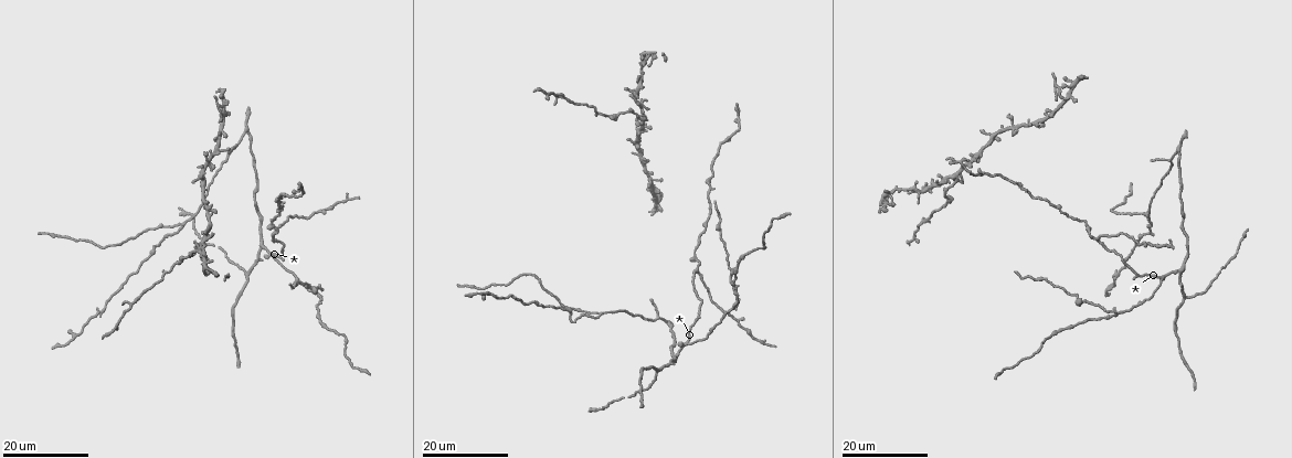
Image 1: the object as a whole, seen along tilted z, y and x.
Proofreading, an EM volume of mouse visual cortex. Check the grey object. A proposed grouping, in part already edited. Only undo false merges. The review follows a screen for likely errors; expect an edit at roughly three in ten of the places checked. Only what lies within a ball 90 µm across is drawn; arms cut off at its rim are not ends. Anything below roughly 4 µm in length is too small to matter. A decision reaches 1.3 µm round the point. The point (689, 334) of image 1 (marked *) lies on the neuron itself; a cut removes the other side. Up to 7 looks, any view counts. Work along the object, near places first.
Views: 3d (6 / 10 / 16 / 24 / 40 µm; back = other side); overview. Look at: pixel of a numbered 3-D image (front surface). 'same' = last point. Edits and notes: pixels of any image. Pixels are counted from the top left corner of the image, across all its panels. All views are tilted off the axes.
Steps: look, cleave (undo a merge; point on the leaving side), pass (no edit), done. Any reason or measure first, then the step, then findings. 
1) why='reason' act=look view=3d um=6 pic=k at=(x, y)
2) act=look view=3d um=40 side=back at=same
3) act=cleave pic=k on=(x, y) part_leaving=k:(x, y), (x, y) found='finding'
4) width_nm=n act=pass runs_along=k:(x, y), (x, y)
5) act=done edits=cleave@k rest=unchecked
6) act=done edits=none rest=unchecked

why='three-way junction' act=look view=3d um=16 pic=1 at=(686, 342)

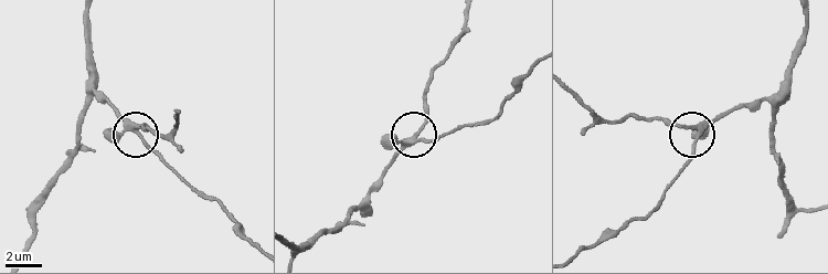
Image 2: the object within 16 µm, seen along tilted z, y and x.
act=look view=3d um=10 pic=2 at=(697, 137)

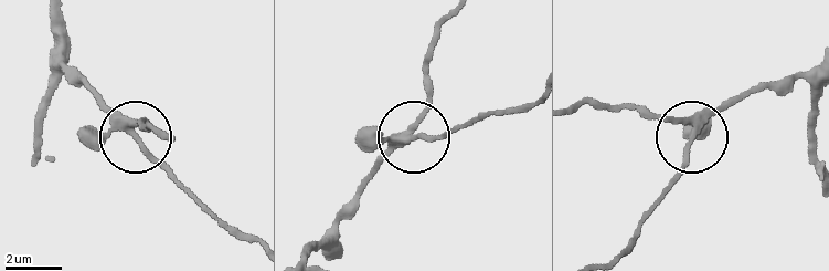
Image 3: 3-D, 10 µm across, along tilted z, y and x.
side_arm_um=59 arms=3 act=pass found='continuous, no second neuron'

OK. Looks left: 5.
act=look view=3d um=16 pic=1 at=(675, 360)

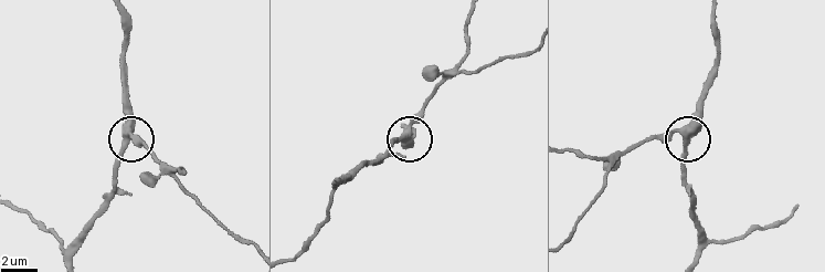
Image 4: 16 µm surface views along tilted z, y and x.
why='closer look' act=look view=3d um=10 pic=4 at=(404, 137)

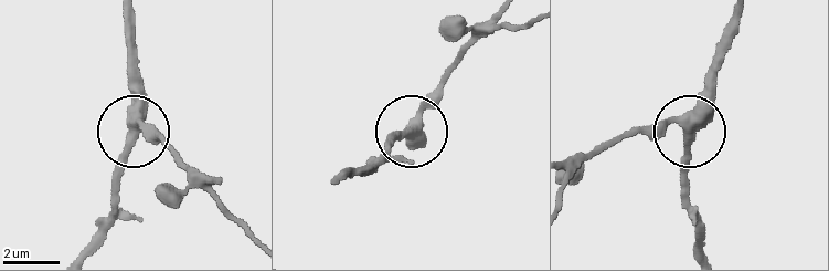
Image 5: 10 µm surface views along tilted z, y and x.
width_nm=360 act=pass found='all the same neuron'

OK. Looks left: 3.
why='branch point' act=look view=3d um=16 pic=1 at=(246, 273)

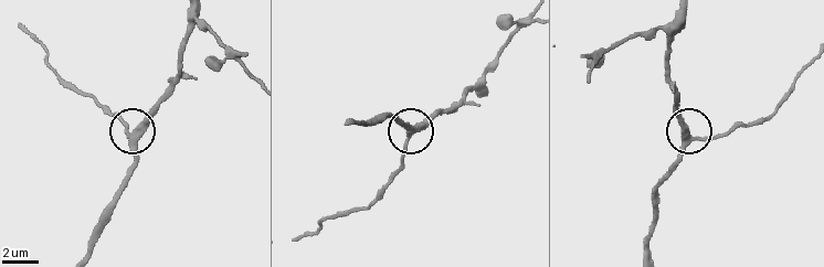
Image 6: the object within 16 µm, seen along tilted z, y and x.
act=look view=3d um=6 pic=6 at=(129, 136)

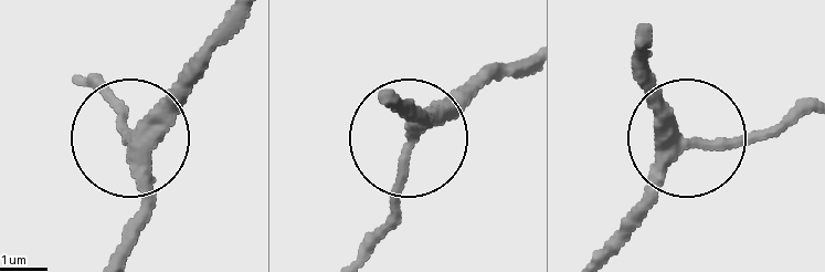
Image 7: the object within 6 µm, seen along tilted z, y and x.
arms=3 act=pass runs_along=7:(518, 64), (441, 101), (406, 140), (423, 127), (408, 104) found='all the same neuron'

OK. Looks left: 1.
act=done edits=none rest=unchecked

